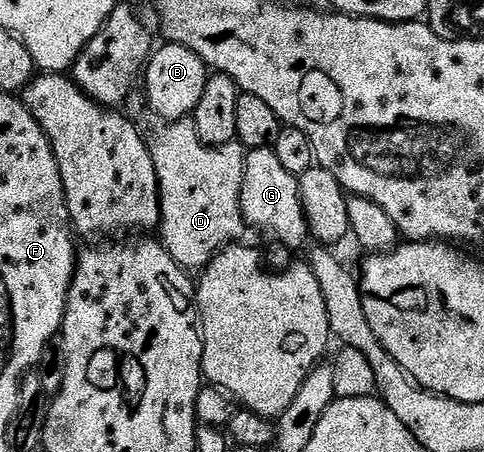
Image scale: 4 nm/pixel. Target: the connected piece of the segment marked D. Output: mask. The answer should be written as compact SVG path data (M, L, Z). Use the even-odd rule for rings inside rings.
M186 118L165 126L158 134L157 141L152 141L151 151L155 162L157 187L161 194L160 239L180 268L190 274L200 273L222 248L232 245L240 237L237 235L243 229L241 191L247 149L240 142L210 148L199 138L192 119Z

